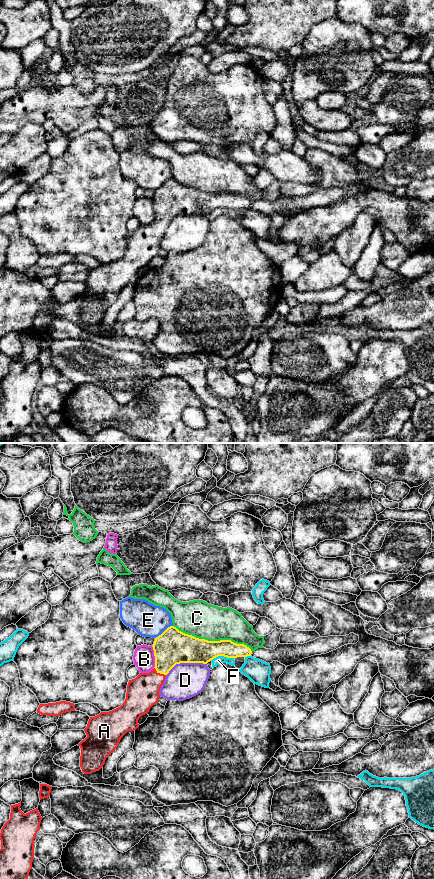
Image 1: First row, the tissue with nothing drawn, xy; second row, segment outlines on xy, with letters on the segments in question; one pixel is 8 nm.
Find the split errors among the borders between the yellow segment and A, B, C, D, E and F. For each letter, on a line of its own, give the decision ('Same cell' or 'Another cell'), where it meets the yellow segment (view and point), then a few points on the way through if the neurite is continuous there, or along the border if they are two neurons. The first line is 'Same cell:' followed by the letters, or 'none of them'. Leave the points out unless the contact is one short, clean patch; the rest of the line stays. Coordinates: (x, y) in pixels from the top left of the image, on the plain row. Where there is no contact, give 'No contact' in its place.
Same cell: A
A: Same cell. Touches yellow at xy (159, 224). Path across: xy (172, 199), (168, 203), (159, 224), (142, 245)
B: Another cell. Touches yellow at xy (155, 209)
C: Another cell. Touches yellow at xy (213, 193)
D: Another cell. Touches yellow at xy (185, 214)
E: Another cell. Touches yellow at xy (164, 183)
F: Another cell. Touches yellow at xy (223, 207)

